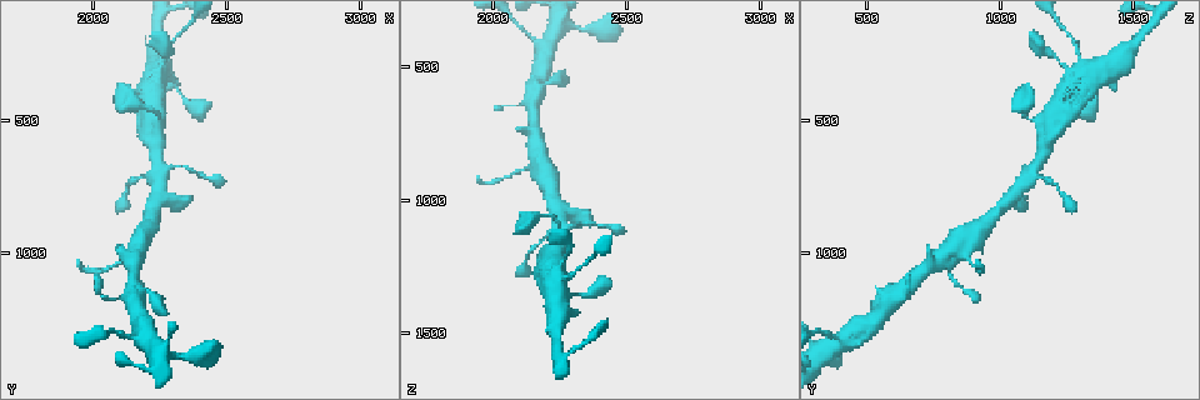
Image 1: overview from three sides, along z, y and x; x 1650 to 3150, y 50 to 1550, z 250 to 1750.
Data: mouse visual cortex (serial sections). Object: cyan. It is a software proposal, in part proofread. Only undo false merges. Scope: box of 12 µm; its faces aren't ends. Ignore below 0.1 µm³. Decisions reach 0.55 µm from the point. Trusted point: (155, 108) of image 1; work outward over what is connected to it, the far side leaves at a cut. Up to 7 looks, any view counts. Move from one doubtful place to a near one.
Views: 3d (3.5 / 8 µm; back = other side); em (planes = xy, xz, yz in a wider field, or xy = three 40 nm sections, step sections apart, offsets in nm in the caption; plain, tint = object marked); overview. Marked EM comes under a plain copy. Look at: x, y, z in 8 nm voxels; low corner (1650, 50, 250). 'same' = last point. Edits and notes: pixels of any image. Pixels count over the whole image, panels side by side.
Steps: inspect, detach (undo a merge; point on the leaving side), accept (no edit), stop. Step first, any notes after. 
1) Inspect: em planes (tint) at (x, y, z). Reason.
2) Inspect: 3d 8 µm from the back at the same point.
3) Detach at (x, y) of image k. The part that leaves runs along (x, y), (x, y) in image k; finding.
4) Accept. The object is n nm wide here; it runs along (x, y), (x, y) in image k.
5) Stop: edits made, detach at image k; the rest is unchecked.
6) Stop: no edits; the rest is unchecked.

Inspect: em xy step 2 (tint) at (2250, 310, 1310). Thin neck.

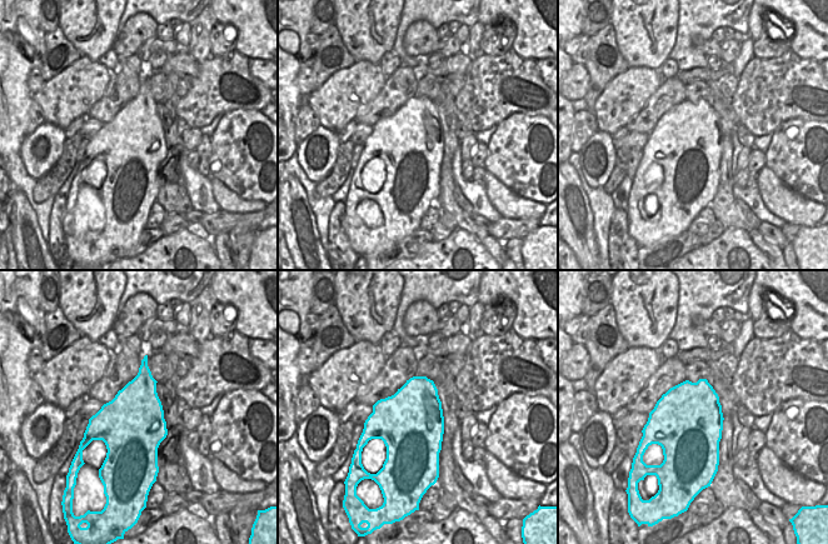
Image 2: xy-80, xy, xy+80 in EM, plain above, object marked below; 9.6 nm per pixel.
Inspect: 3d 3.5 µm at the same point.

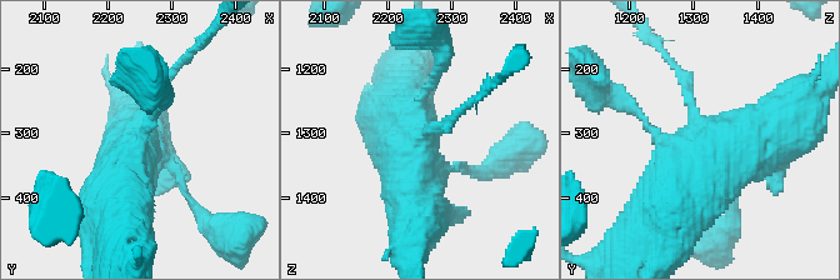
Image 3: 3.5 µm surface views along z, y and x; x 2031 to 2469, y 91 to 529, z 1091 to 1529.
Accept. It runs along (646, 240), (730, 148), (788, 118) in image 3; continuous, no second cell.

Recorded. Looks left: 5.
Inspect: 3d 3.5 µm at (2160, 1170, 600). Arms part here.

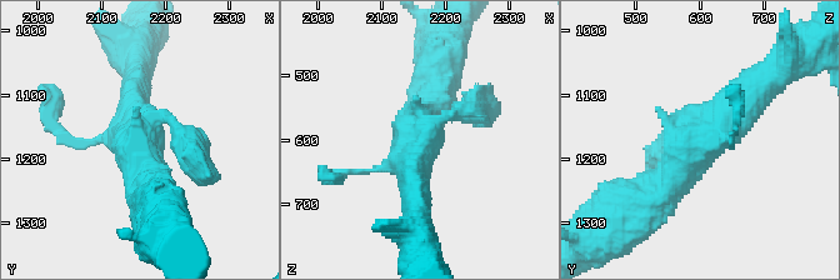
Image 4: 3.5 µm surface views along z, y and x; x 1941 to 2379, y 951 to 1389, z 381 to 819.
Inspect: em planes (tint) at (2160, 1170, 600).

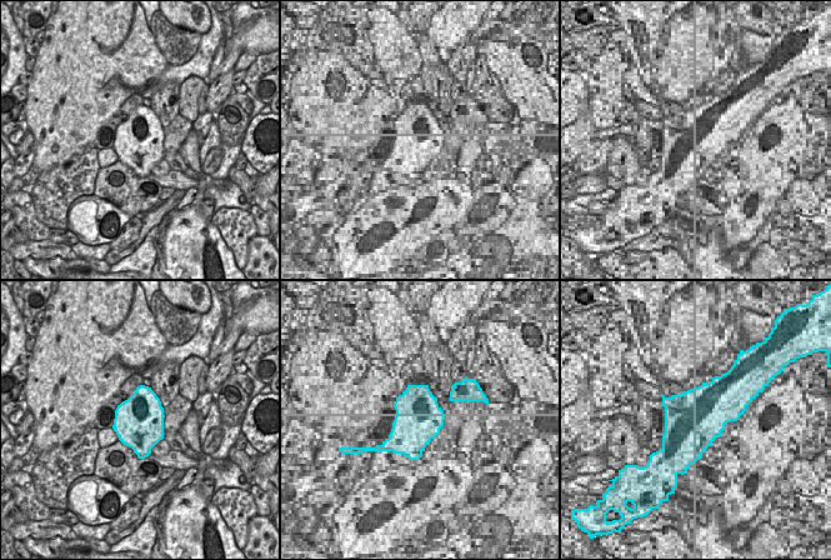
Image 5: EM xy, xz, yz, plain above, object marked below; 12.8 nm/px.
Accept. It runs along (761, 85), (646, 196) in image 4; one cell here.

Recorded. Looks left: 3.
Inspect: em xy step 3 (tint) at (2280, 1380, 340).

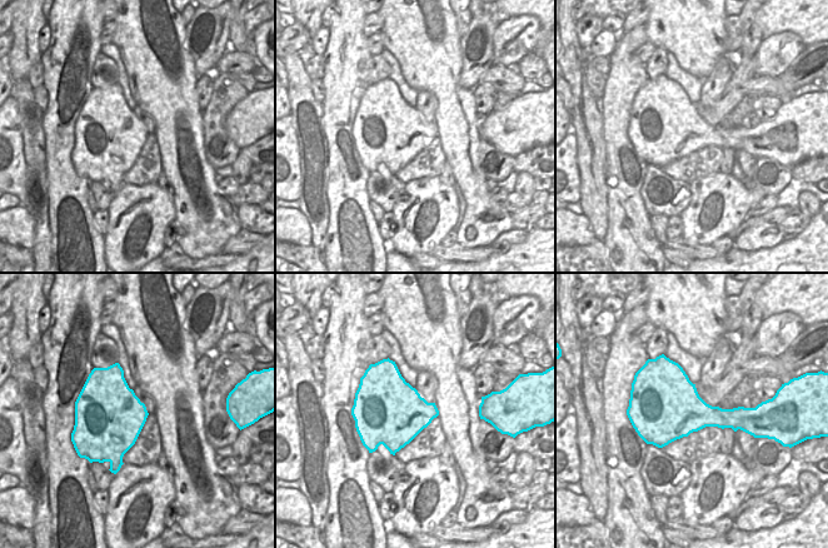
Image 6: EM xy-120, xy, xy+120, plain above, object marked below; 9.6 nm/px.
Inspect: 3d 3.5 µm from the back at the same point.

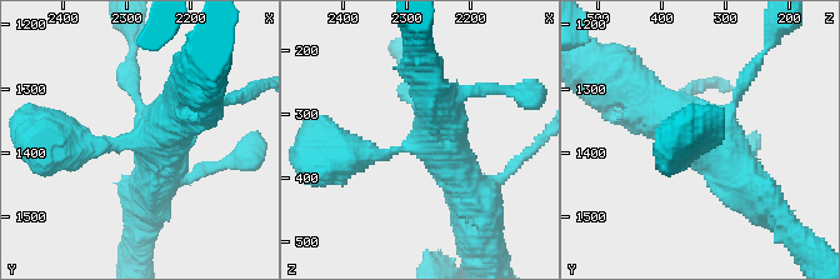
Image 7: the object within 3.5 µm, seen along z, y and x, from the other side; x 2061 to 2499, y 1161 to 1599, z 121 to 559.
Accept. The arms are 150, 200, 400, 500 nm wide; it runs along (638, 85), (746, 178) in image 7; all the same cell.

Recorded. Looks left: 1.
Stop: no edits; the rest is unchecked.

